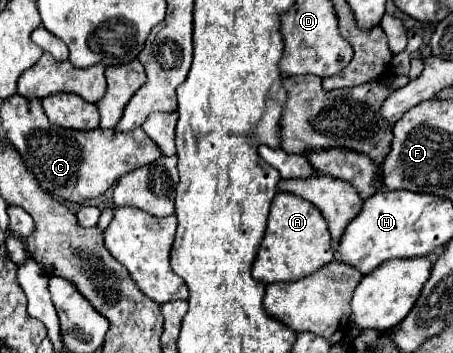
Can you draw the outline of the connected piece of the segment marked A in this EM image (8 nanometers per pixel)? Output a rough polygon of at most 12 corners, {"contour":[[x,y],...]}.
{"contour":[[278,192],[252,276],[292,282],[334,260],[322,212]]}

